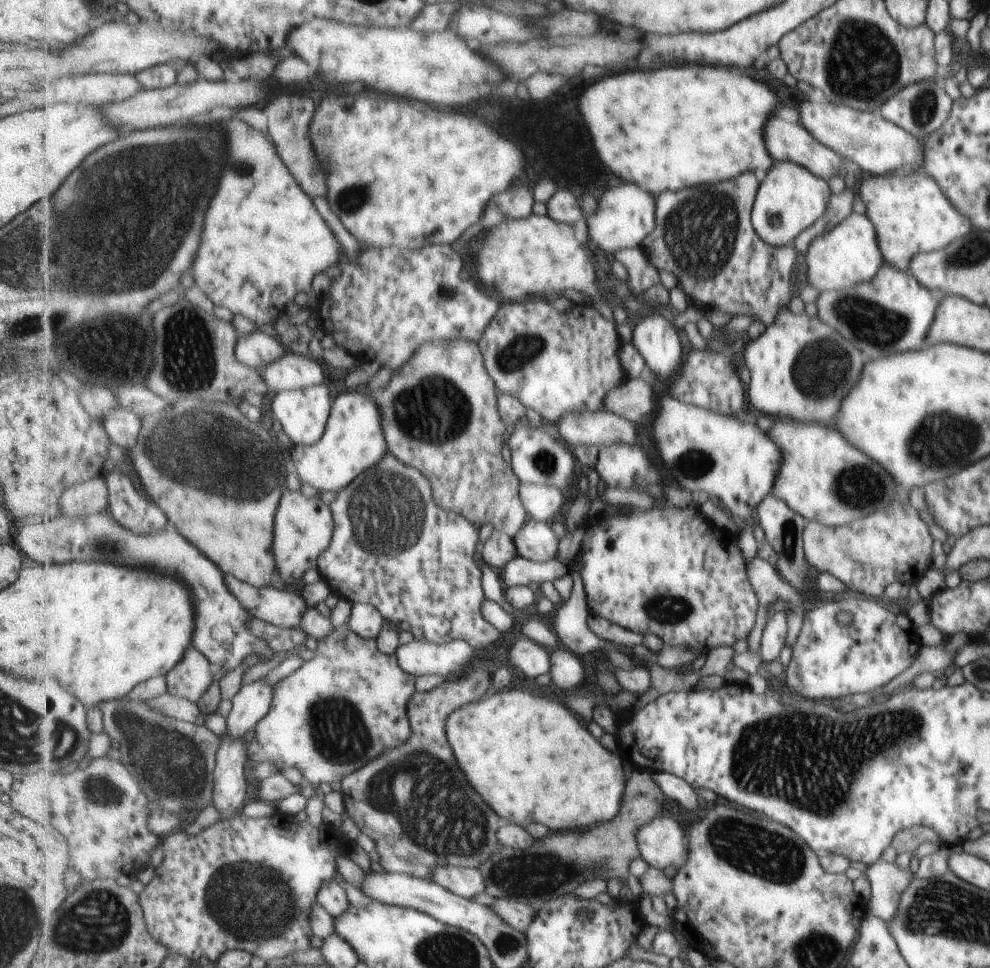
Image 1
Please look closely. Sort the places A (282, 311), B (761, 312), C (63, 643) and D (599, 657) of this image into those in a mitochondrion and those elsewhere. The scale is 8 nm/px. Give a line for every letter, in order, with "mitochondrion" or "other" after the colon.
A: other
B: other
C: other
D: other

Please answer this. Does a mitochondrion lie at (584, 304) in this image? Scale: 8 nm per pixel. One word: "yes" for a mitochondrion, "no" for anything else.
no

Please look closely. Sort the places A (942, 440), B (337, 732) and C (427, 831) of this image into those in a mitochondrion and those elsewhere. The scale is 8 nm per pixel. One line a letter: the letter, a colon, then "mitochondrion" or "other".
A: mitochondrion
B: mitochondrion
C: mitochondrion

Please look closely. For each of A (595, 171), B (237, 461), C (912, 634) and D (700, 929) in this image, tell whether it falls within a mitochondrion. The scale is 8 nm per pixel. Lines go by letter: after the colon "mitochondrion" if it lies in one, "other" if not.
A: other
B: mitochondrion
C: other
D: other

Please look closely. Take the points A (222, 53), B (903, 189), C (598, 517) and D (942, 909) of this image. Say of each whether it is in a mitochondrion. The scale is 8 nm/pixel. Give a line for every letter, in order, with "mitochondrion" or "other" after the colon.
A: other
B: other
C: other
D: mitochondrion

